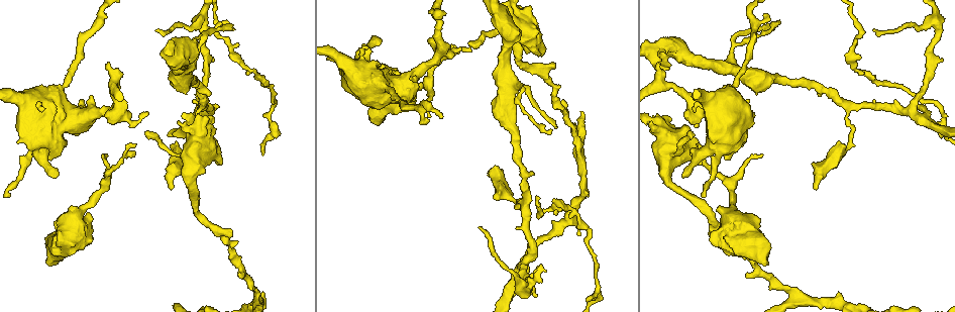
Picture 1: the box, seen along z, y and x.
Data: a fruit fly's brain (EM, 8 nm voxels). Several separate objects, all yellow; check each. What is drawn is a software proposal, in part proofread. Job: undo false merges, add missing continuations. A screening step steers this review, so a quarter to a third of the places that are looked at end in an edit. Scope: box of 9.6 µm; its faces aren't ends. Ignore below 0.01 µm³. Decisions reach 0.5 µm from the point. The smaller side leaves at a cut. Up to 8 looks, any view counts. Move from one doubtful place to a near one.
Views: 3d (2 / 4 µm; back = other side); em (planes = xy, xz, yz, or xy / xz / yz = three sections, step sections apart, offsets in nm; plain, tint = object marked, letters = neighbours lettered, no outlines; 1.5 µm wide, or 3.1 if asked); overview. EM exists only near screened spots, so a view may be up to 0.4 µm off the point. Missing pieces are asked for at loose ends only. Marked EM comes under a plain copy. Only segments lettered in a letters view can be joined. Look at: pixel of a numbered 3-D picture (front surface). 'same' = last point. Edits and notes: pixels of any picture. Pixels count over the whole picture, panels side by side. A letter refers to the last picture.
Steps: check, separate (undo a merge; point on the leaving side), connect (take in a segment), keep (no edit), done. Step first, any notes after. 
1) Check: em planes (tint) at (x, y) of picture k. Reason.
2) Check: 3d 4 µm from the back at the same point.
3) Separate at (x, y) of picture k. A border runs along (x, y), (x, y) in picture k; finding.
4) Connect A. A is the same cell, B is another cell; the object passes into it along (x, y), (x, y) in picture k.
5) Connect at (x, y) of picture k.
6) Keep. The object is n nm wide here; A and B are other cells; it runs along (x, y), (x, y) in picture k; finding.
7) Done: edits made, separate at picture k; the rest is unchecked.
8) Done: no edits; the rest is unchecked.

Check: 3d 2 µm at (54, 177) of picture 1. An open end.

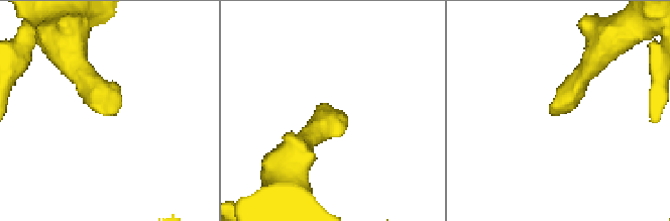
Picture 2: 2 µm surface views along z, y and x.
Check: em xz step 8 (tint) at (114, 115) of picture 2.

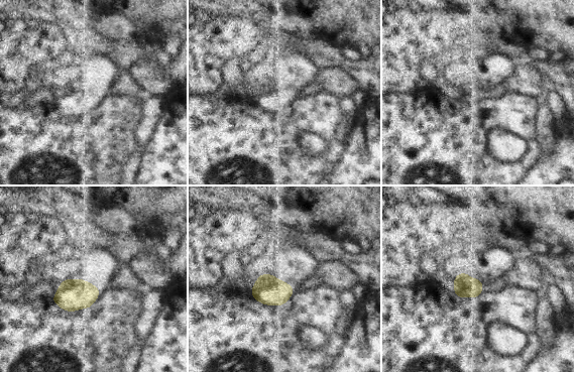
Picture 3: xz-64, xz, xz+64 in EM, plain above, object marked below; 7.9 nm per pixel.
Check: em xz step 8 (letters) at the same point.

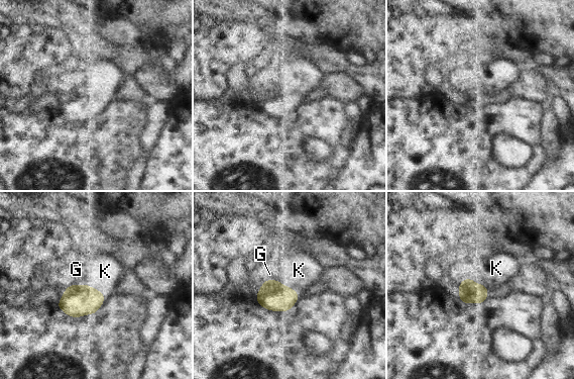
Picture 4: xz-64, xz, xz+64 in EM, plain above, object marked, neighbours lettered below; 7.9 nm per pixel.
Connect K. The object is 180 nm wide here; K is the same cell, G is another cell; it goes on there.

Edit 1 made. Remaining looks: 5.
Check: overview.

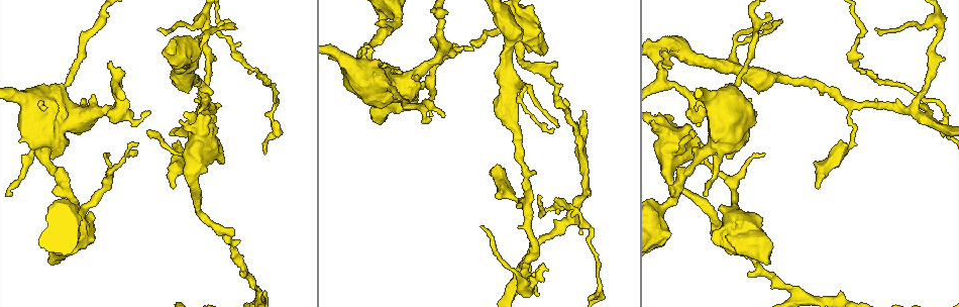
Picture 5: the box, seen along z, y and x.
Check: em planes (letters) at (766, 262) of picture 5. Thick end.

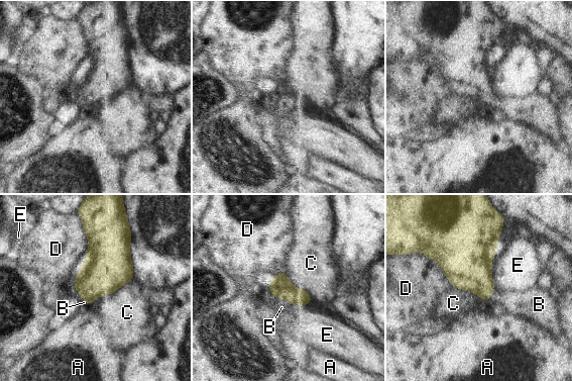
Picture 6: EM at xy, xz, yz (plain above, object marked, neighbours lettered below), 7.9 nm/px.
Connect B. B is the same cell, A, C, D and E are other cells; the object passes into it along (280, 286), (281, 298), (281, 307) in picture 6; it goes on there.

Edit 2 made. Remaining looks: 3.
Done: edits made, connect at picture 4, connect at picture 6; the rest is unchecked.

